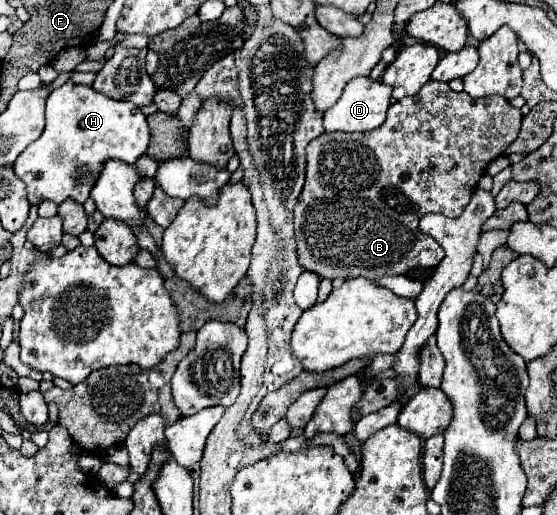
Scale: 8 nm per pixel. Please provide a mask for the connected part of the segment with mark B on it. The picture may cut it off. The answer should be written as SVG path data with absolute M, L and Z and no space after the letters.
M428 80L418 94L394 102L388 110L386 122L378 130L372 130L366 134L346 134L346 132L326 134L324 132L322 136L314 138L306 148L306 158L308 158L308 162L306 162L306 184L304 184L304 190L298 198L298 206L294 208L294 230L296 230L296 240L298 240L298 262L300 262L300 266L308 272L318 274L320 278L364 276L368 280L376 280L384 274L406 274L412 268L434 268L434 266L438 266L444 258L444 250L434 238L420 234L418 218L426 212L438 212L444 216L458 218L462 214L462 210L466 208L466 204L470 202L474 186L478 184L480 176L486 172L488 164L494 158L502 156L506 152L506 146L510 146L510 142L516 140L516 136L520 132L520 122L522 122L520 110L512 108L508 104L508 100L502 96L486 96L486 98L474 100L466 92L454 92L446 82Z

